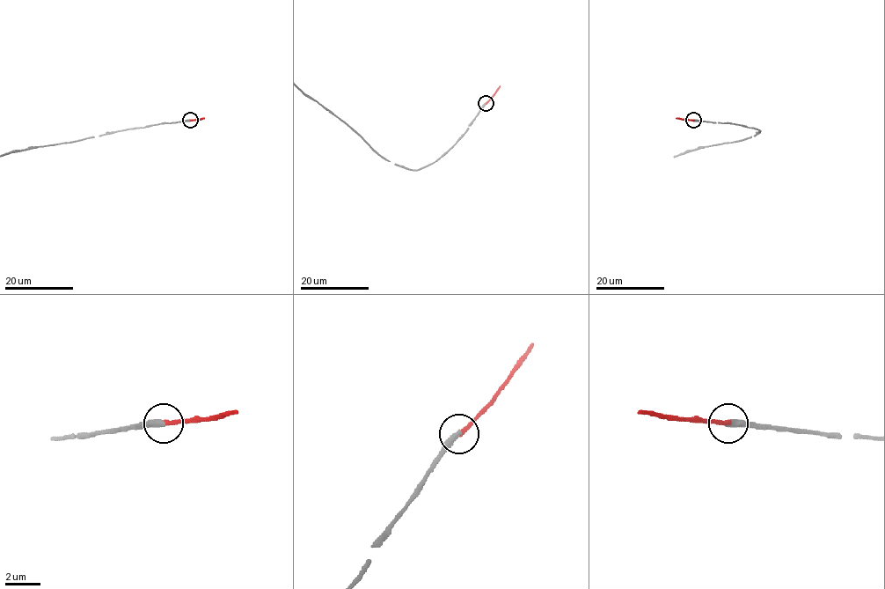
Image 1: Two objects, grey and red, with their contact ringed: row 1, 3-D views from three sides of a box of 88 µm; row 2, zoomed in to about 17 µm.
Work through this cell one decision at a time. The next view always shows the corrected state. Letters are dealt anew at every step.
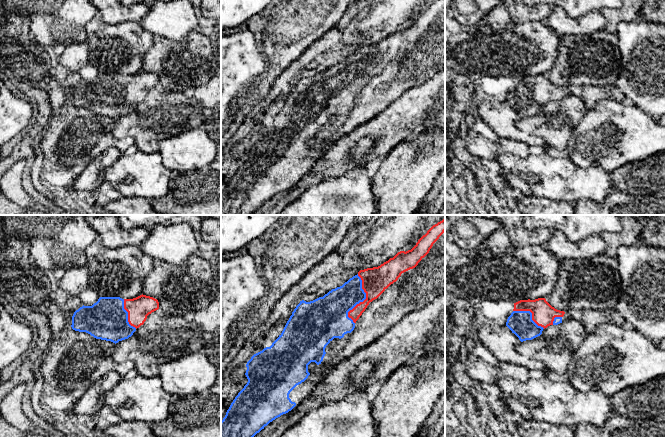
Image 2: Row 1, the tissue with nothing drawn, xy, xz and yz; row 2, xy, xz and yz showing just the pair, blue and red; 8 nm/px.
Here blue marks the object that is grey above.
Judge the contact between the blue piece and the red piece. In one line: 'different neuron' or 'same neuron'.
same neuron

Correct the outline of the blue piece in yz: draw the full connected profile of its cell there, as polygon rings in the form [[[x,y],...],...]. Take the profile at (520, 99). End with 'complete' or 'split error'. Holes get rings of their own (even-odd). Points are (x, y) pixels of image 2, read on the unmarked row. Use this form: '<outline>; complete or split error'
[[[545,74],[520,76],[508,93],[506,102],[521,118],[532,116],[550,101],[562,99],[565,88],[552,83]]]; split error

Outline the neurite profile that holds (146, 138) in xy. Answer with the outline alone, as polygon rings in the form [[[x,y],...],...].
[[[158,85],[131,113],[116,119],[112,133],[116,138],[133,138],[139,151],[156,153],[161,139],[203,128],[203,109],[189,92],[170,91]]]

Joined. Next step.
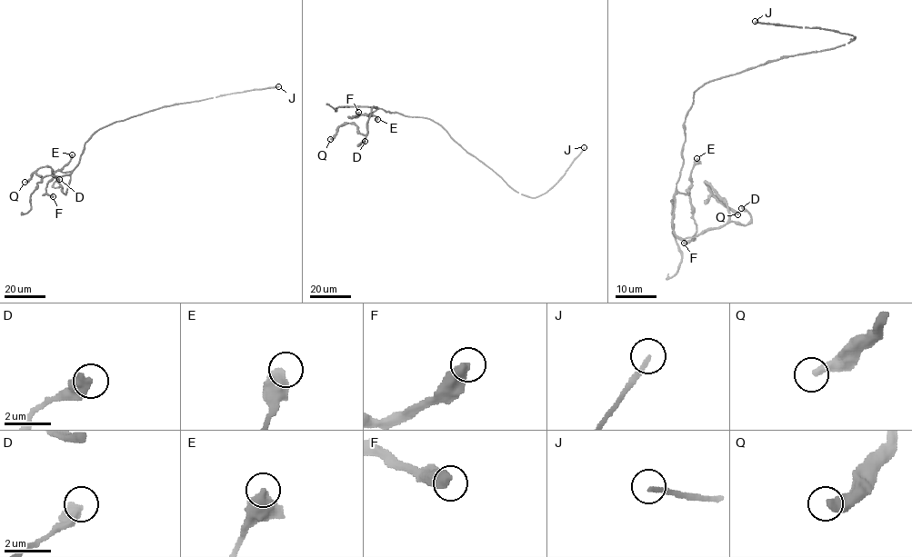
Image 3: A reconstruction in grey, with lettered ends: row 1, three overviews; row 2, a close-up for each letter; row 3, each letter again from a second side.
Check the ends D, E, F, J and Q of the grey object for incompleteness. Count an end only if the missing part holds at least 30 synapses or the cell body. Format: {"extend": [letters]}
{"extend": ["J"]}

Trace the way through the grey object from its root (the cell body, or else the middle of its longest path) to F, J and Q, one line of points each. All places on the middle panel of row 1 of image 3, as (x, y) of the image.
F: (435, 123), (381, 108), (351, 118), (358, 112)
J: (435, 123), (513, 189), (531, 197), (549, 190), (584, 147)
Q: (435, 123), (373, 107), (365, 134), (360, 134), (355, 124), (345, 124), (330, 139)

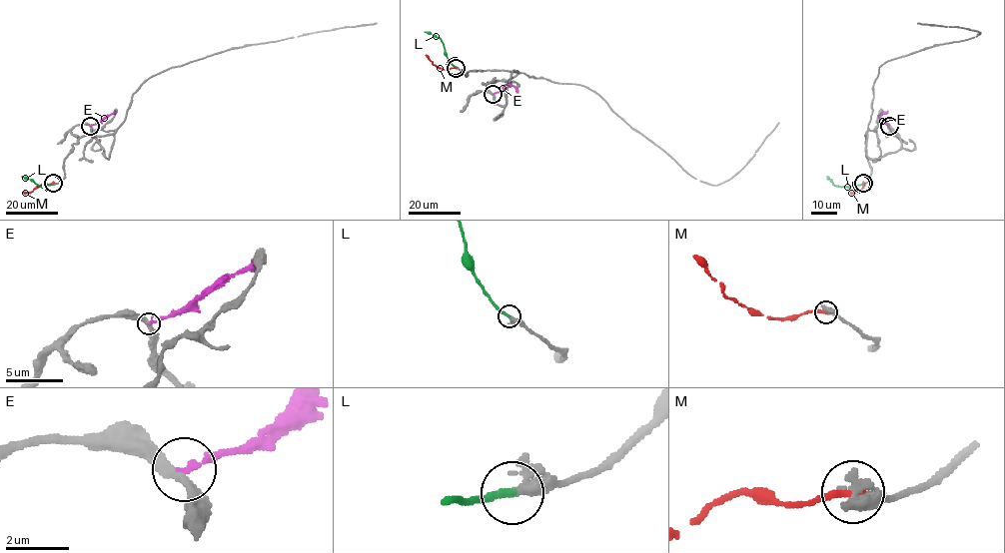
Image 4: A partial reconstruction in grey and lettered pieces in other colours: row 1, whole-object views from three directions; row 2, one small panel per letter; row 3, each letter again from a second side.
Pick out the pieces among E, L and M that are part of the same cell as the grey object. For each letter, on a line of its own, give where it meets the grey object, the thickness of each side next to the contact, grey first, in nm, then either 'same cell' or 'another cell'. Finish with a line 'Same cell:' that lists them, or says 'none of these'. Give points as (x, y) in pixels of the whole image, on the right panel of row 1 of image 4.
E: contact (889, 126); calibres 320 and 170 nm; another cell
L: contact (861, 184); calibres 280 and 240 nm; same cell
M: contact (863, 183); calibres 320 and 240 nm; another cell
Same cell: L

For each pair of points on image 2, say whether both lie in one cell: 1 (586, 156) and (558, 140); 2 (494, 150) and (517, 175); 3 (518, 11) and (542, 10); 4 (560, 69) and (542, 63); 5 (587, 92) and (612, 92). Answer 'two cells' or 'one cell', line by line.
1: two cells
2: two cells
3: one cell
4: two cells
5: one cell

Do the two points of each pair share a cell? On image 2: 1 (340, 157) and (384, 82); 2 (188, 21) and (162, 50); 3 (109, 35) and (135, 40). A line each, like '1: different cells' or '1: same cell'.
1: different cells
2: different cells
3: same cell

